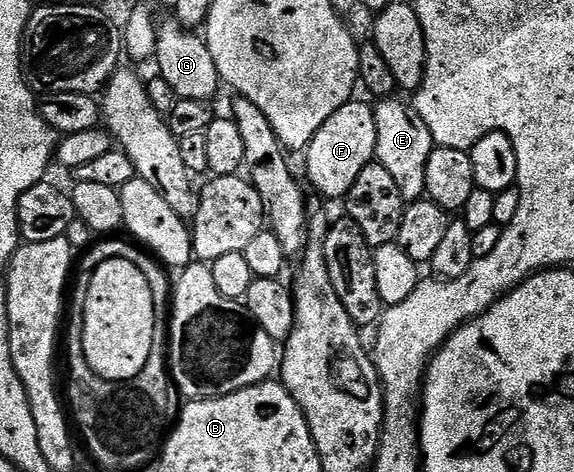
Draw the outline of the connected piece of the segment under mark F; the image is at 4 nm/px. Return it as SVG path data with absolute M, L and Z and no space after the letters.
M353 99L338 107L338 111L334 111L334 115L330 115L330 119L326 119L322 127L318 127L314 139L303 154L308 181L324 197L337 197L337 199L347 197L362 167L373 164L378 139L374 123L376 110L367 100L364 101Z

